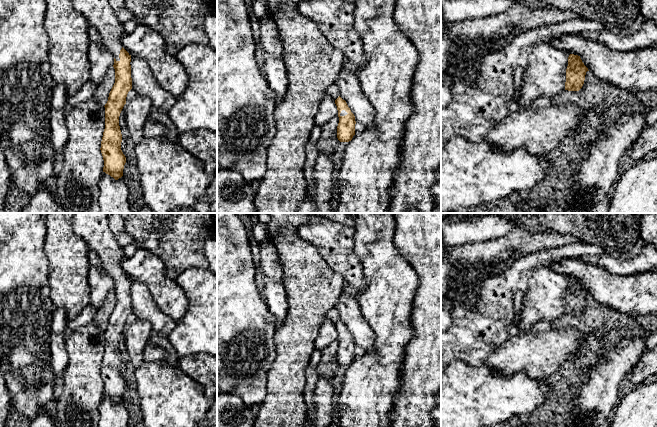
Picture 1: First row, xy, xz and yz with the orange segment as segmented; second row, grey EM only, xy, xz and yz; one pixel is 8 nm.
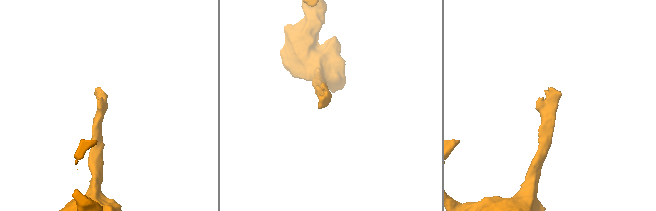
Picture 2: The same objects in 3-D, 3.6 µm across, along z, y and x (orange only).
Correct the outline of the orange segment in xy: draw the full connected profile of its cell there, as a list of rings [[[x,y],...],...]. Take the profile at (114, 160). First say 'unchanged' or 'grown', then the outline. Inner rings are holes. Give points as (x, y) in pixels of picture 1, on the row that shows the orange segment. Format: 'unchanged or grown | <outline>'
grown | [[[73,0],[75,10],[83,14],[114,57],[115,83],[105,104],[105,129],[101,141],[103,172],[118,180],[123,176],[126,157],[121,150],[122,134],[119,116],[132,89],[131,55],[123,48],[123,24],[117,19],[109,0]]]

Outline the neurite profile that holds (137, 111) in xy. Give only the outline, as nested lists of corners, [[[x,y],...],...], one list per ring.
[[[136,95],[134,99],[126,104],[126,125],[130,133],[130,138],[135,145],[143,139],[143,128],[149,119],[151,106],[152,101],[150,98],[141,95]]]

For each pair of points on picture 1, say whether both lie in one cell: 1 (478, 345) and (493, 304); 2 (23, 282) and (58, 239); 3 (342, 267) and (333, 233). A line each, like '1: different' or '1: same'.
1: same
2: different
3: same

